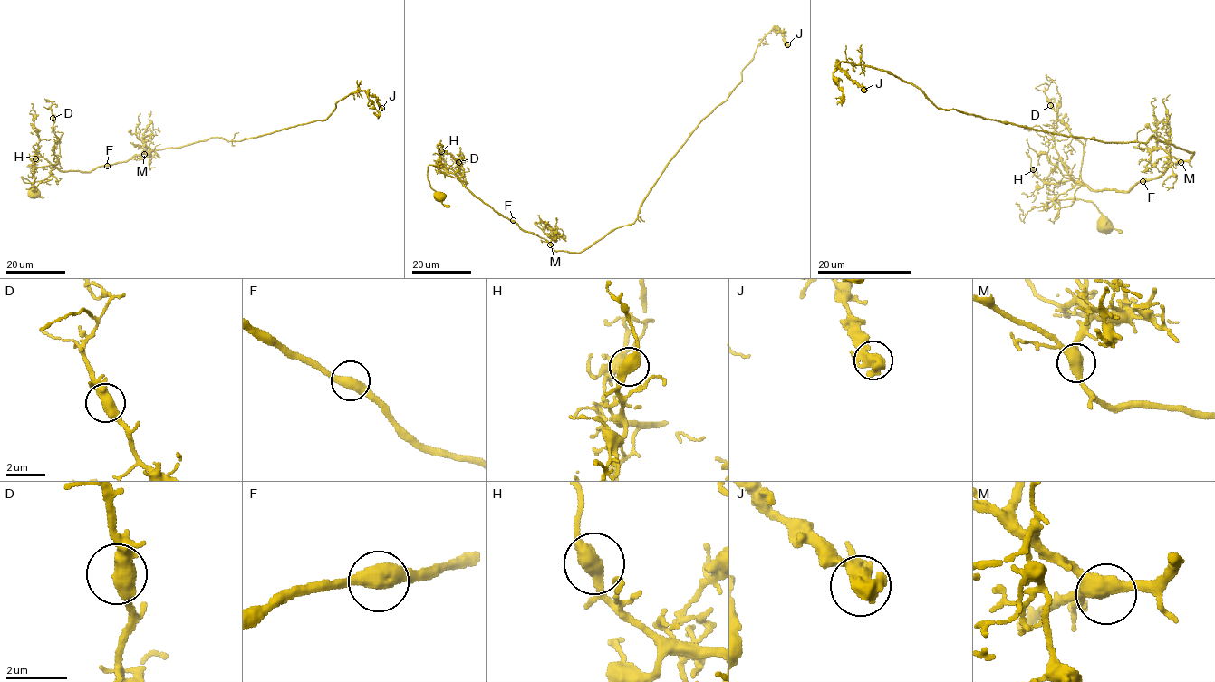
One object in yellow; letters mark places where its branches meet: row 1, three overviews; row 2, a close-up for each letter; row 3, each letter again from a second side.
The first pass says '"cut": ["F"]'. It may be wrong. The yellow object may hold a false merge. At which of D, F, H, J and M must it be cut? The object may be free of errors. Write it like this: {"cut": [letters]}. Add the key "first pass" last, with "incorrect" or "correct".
{"cut": [], "first pass": "incorrect"}

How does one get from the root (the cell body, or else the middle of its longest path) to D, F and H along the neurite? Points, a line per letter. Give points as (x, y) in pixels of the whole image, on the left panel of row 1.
D: (35, 192), (31, 183), (21, 177), (26, 183), (40, 181), (54, 168), (60, 158), (60, 148), (53, 118)
F: (35, 192), (21, 177), (24, 182), (33, 183), (44, 179), (55, 168), (91, 171), (107, 166)
H: (35, 192), (31, 183), (21, 177), (26, 183), (34, 182), (33, 168), (36, 158)

